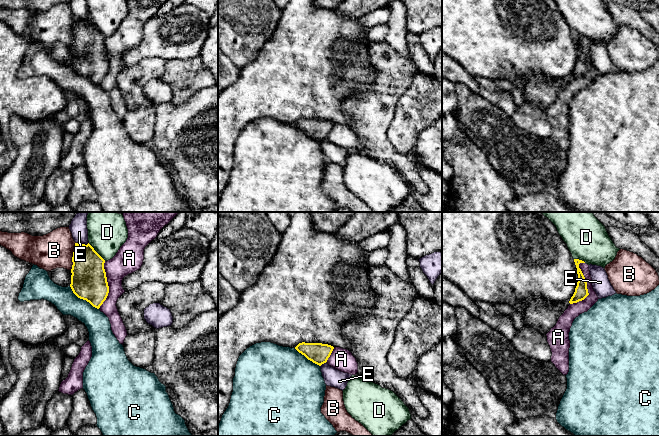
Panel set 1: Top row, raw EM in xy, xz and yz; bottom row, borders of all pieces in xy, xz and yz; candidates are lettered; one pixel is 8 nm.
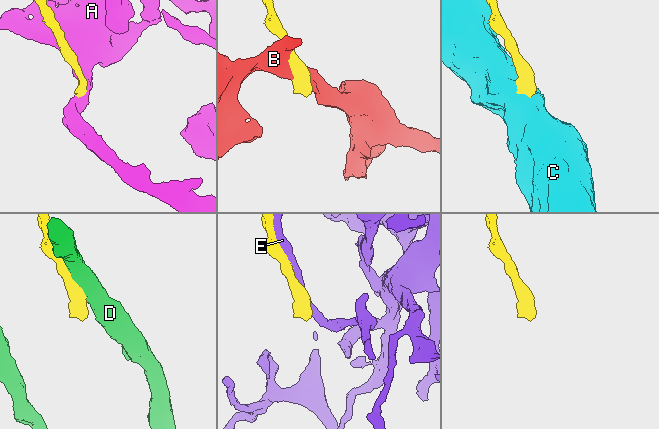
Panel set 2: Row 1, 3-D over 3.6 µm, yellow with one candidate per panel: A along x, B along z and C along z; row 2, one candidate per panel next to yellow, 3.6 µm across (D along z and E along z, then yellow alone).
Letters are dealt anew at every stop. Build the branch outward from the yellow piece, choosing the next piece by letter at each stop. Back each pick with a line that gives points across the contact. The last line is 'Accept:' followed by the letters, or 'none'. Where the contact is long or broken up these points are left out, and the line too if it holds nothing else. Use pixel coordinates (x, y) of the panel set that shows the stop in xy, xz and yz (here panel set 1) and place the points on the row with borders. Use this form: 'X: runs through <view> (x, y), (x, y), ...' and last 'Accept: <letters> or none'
Accept: none

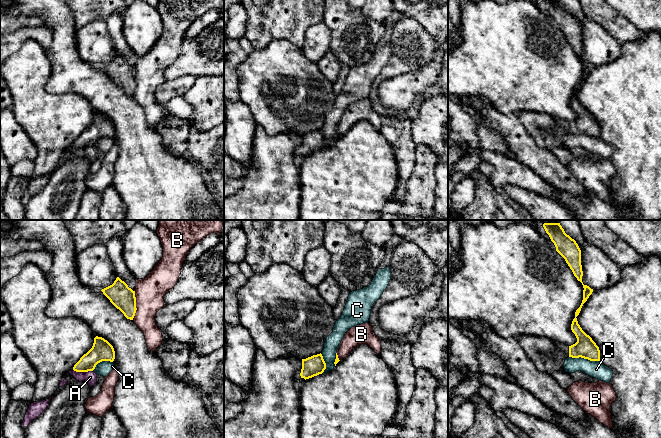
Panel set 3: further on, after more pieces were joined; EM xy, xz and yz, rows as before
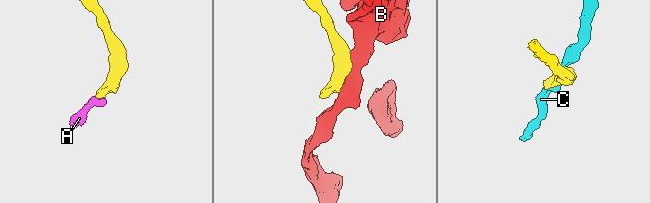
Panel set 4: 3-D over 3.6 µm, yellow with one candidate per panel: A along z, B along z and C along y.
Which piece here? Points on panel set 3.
A: runs through xy (102, 350), (83, 371), (90, 377)
Accept: A

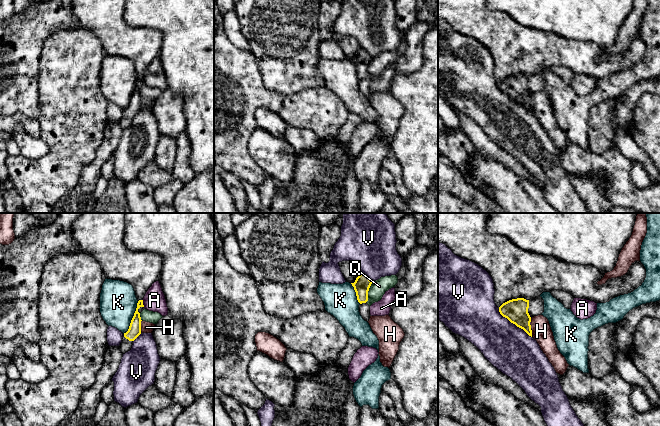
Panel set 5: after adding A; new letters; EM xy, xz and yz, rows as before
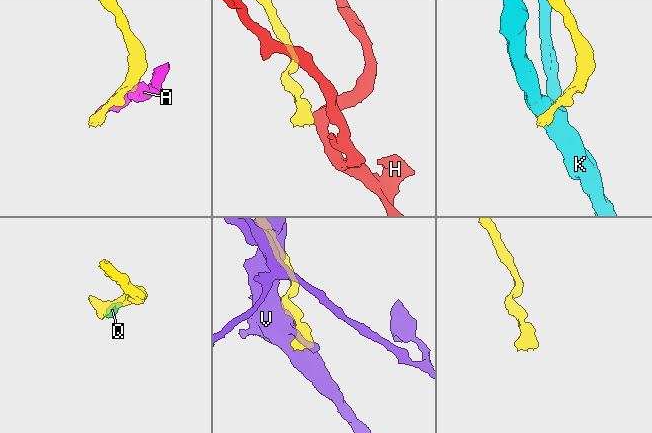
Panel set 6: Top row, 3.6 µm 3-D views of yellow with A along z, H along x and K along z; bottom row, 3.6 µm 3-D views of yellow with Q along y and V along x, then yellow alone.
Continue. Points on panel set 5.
Accept: none

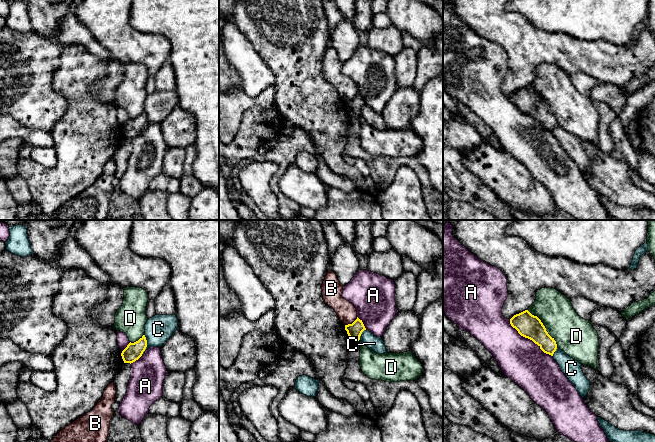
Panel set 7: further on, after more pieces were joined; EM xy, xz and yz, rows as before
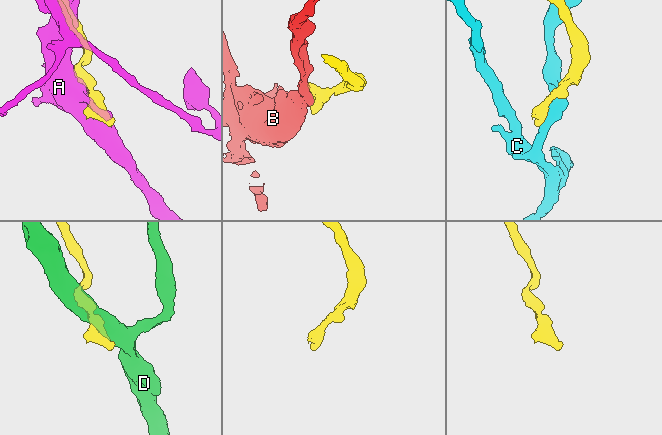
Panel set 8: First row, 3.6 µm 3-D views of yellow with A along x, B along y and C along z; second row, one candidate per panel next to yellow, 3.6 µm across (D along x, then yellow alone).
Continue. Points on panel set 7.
Accept: none

